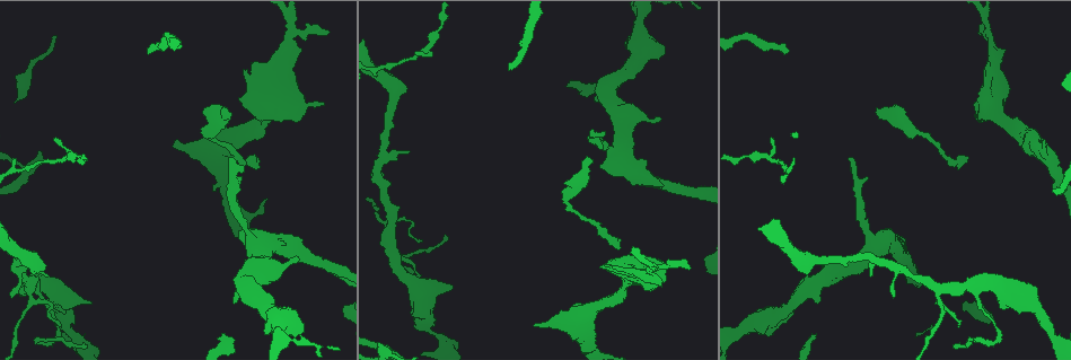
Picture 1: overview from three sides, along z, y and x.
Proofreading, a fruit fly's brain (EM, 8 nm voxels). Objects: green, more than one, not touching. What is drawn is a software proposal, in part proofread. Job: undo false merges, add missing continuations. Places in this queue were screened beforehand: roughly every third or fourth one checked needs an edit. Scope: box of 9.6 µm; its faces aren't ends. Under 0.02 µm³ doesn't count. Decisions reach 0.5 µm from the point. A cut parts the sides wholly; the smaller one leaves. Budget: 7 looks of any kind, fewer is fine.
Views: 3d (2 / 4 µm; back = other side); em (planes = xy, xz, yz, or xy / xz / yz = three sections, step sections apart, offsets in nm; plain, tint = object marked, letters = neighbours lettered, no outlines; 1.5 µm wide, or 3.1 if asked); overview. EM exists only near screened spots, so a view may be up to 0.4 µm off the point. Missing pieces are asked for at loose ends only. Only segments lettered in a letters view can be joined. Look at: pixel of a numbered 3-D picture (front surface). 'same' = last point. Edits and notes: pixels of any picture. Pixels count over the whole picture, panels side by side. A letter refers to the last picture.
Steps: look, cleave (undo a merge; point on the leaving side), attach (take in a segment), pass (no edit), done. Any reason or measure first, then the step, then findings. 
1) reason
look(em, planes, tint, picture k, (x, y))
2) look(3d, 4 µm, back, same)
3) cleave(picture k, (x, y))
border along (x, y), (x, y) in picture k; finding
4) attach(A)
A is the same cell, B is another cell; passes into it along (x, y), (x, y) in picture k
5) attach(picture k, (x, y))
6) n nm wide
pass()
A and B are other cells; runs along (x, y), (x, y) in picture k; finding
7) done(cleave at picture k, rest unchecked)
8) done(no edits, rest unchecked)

an open end
look(em, xy, step 4, tint, picture 1, (879, 111))

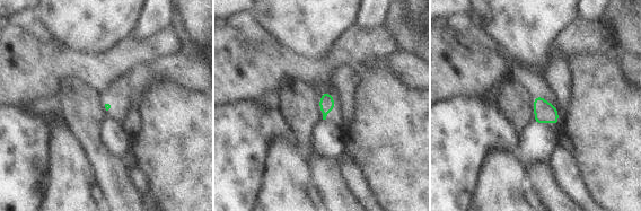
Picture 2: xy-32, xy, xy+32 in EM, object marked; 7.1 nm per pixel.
cut it another way
look(em, planes, letters, same)

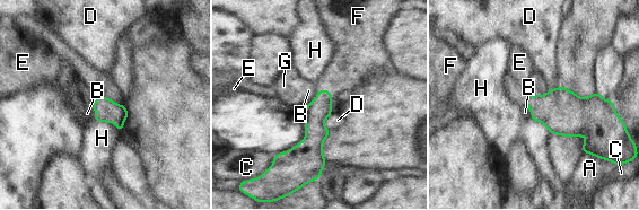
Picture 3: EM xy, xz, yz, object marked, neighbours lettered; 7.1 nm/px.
attach(F)
F is the same cell, A, B, C, D, E, G and H are other cells; passes into it along (315, 113), (326, 90), (352, 68) in picture 3; the cell continues

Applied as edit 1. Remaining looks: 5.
look(overview)

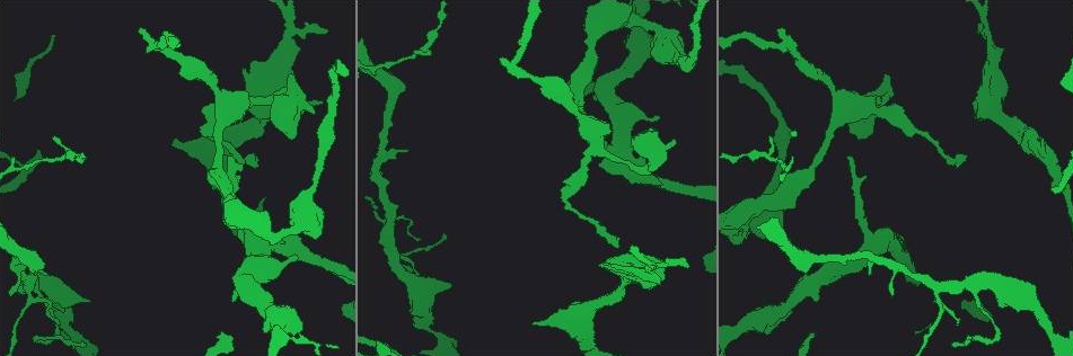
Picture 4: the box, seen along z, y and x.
a fork
look(3d, 2 µm, picture 4, (291, 29))

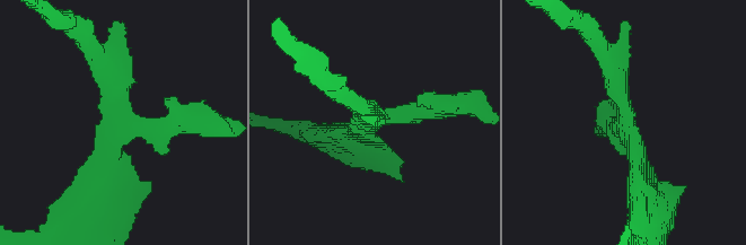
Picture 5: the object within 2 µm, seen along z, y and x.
shape alone is not enough
look(em, planes, letters, picture 5, (621, 123))

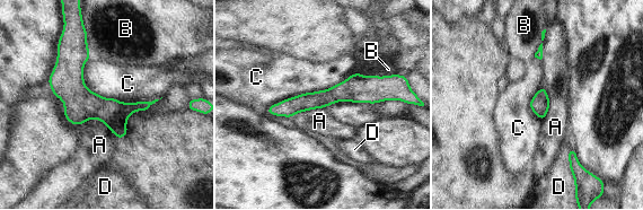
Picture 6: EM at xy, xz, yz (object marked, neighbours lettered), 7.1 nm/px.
pass()
A, B, C and D are other cells; runs along (390, 96), (342, 92), (270, 110) in picture 6; continuous, no second cell

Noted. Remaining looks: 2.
done(attach at picture 3, rest unchecked)

